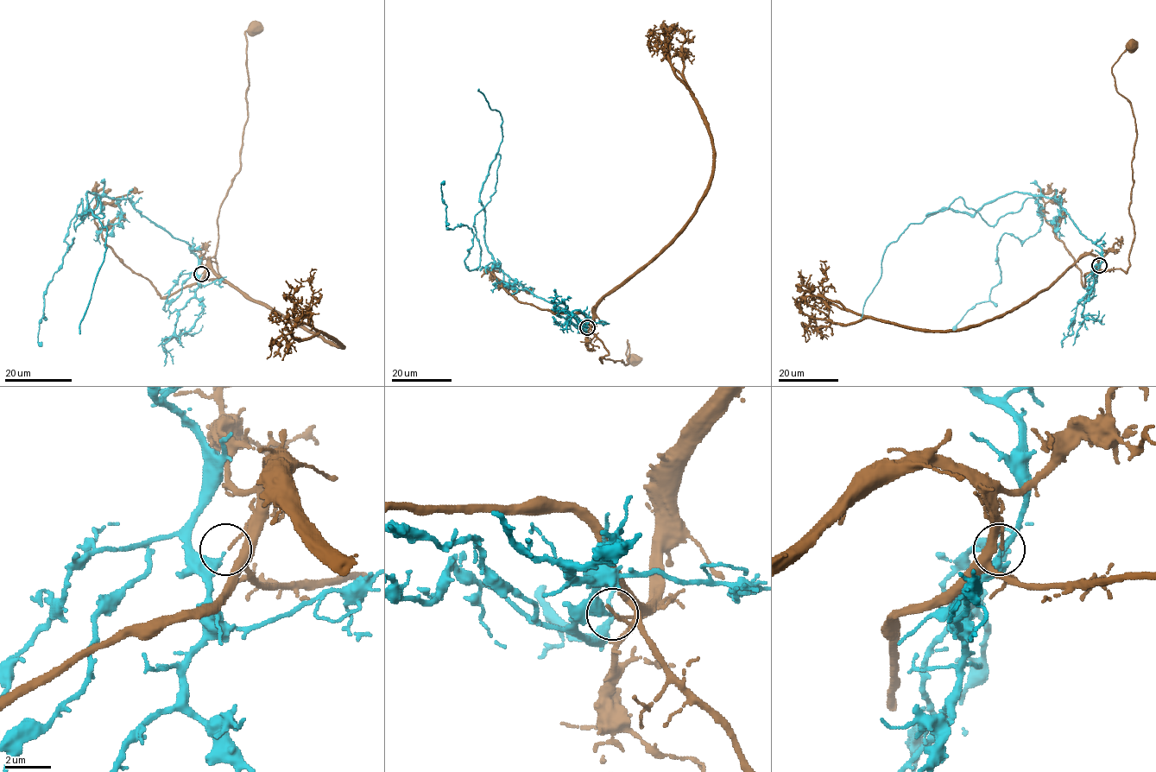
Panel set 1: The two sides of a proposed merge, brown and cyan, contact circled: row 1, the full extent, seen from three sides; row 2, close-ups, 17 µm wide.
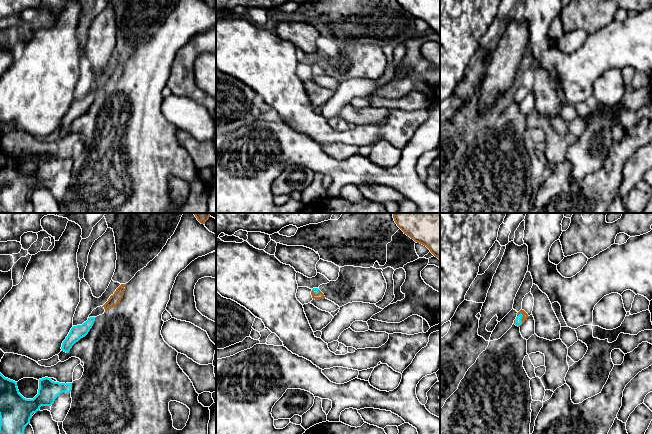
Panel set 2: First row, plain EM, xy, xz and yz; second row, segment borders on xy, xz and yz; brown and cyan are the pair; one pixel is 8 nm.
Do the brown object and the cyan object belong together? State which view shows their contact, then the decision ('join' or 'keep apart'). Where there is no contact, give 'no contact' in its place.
contact in yz; keep apart

